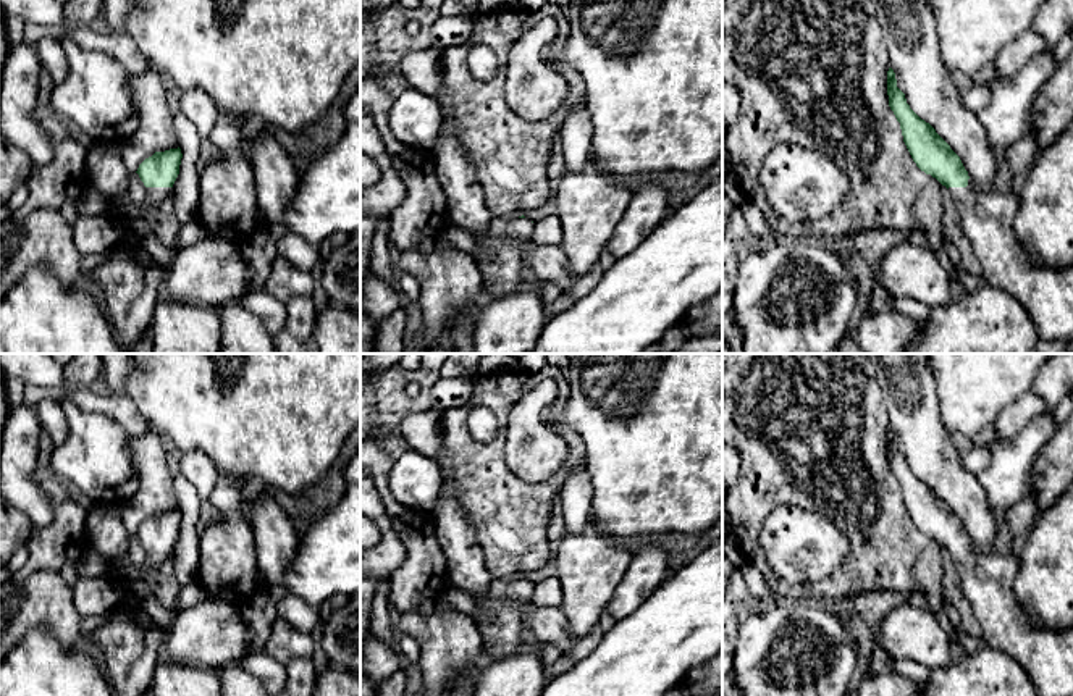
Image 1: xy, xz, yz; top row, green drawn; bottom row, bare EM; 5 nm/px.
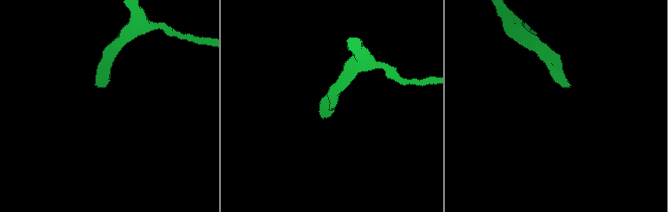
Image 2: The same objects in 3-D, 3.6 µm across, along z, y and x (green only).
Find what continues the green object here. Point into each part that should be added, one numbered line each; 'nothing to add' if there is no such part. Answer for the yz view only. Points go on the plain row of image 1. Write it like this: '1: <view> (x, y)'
1: yz (986, 577)

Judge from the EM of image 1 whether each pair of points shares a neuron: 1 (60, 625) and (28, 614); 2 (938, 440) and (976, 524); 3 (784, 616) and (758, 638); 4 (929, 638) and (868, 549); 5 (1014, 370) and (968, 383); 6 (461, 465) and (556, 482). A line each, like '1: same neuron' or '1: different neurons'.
1: same neuron
2: same neuron
3: same neuron
4: different neurons
5: same neuron
6: same neuron

